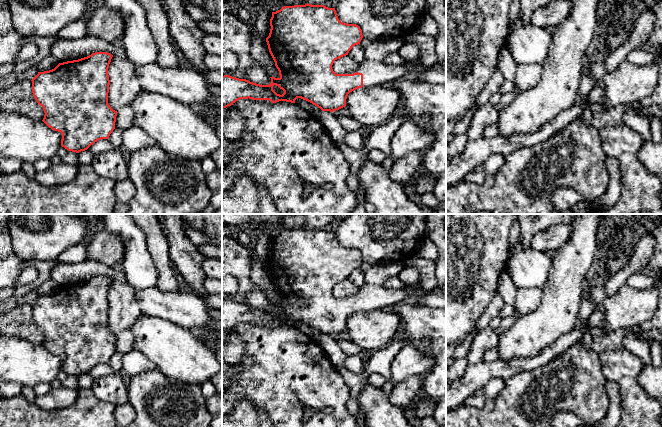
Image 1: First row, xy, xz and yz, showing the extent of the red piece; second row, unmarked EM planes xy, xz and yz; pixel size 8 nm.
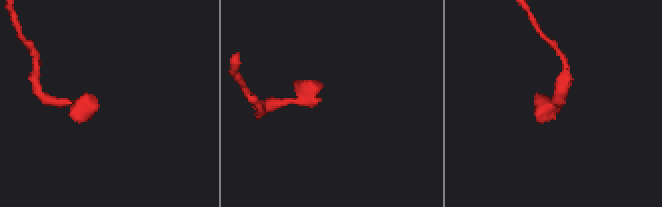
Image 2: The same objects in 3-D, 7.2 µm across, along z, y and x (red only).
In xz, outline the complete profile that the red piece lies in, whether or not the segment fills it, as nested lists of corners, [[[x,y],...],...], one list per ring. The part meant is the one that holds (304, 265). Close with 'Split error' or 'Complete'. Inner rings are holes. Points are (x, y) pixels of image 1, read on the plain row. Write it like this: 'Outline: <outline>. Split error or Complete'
Outline: [[[308,227],[284,230],[272,236],[270,250],[266,266],[280,301],[270,301],[269,309],[260,309],[246,303],[222,300],[222,332],[231,330],[240,323],[295,327],[297,322],[301,322],[322,335],[333,336],[345,331],[348,318],[358,312],[397,305],[408,296],[420,293],[420,281],[417,284],[404,284],[400,289],[365,284],[353,298],[336,298],[332,293],[334,285],[348,279],[353,270],[360,268],[363,259],[358,249],[341,246],[335,232]]]. Split error

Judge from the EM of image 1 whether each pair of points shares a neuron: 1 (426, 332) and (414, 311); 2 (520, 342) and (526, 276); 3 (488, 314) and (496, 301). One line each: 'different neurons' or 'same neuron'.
1: same neuron
2: different neurons
3: same neuron

